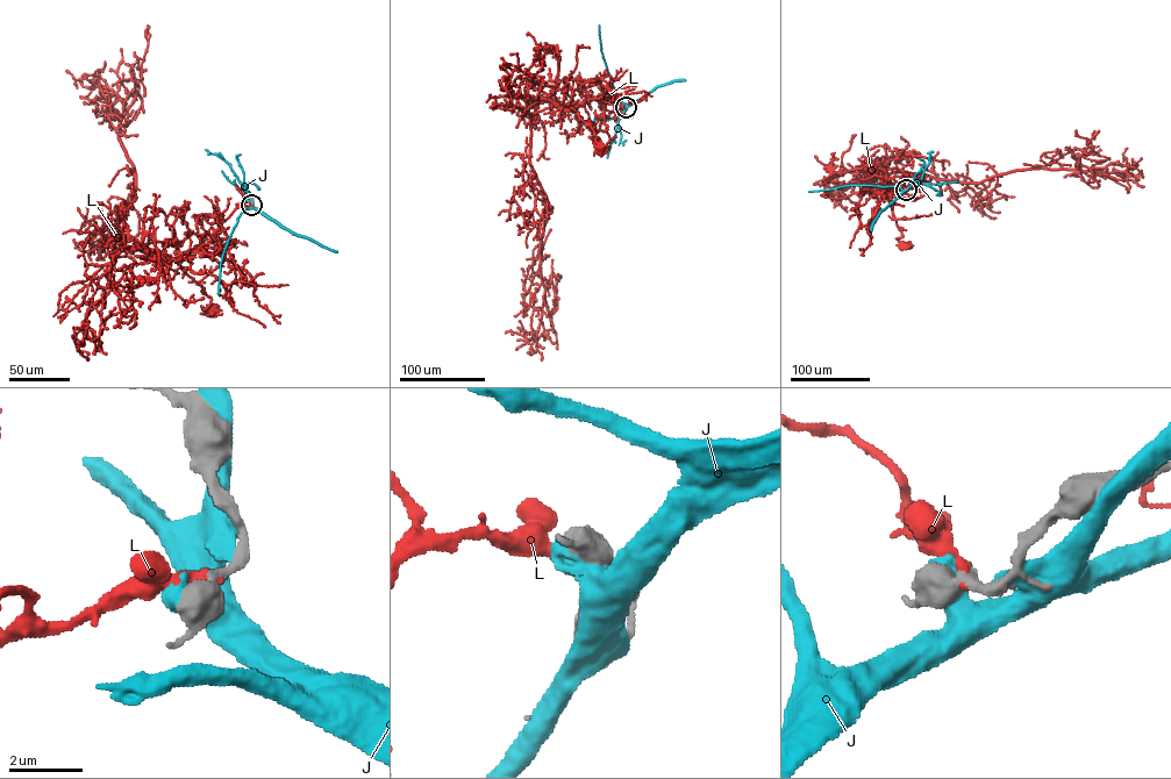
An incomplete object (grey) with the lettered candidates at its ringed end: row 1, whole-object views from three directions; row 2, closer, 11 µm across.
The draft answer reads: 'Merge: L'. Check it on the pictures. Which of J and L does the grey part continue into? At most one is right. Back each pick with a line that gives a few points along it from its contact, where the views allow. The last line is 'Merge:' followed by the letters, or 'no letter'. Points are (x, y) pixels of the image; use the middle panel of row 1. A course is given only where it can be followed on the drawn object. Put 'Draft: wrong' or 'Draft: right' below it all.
L: it runs (626, 107), (612, 112), (599, 101), (590, 99), (573, 109), (592, 129), (601, 148)
Merge: L
Draft: right

